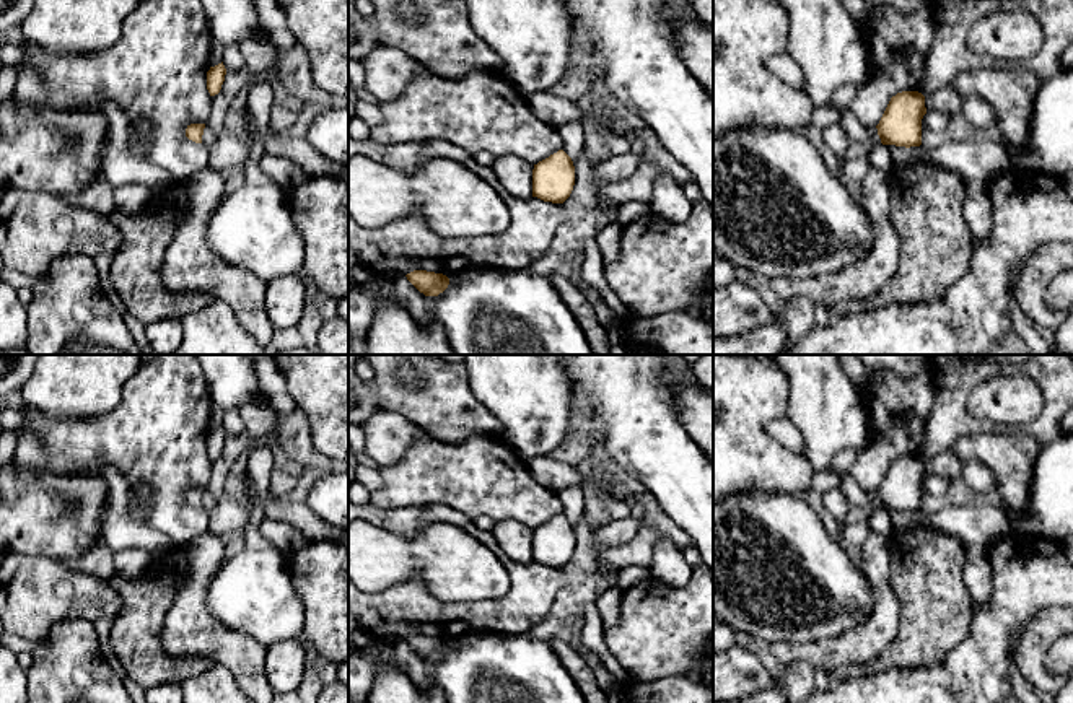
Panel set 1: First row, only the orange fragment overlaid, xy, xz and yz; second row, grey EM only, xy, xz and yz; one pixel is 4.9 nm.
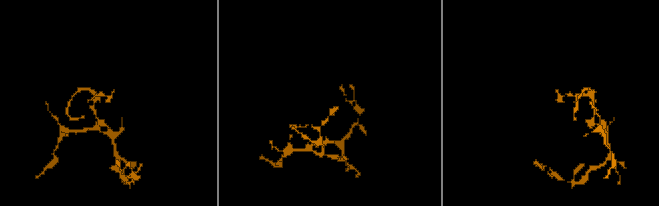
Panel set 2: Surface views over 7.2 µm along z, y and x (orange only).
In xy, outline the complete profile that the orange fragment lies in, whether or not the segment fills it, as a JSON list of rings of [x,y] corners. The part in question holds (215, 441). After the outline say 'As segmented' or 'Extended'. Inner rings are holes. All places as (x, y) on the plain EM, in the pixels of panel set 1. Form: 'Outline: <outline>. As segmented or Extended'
Outline: [[[223,426],[215,431],[210,431],[210,434],[207,436],[207,454],[210,461],[215,461],[220,457],[221,449],[225,446],[225,439],[226,439],[226,433]]]. As segmented

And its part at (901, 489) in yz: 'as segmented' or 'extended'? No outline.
as segmented

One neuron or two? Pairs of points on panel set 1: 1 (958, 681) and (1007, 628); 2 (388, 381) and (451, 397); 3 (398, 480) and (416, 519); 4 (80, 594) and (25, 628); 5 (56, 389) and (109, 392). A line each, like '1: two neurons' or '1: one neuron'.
1: one neuron
2: one neuron
3: two neurons
4: one neuron
5: one neuron

